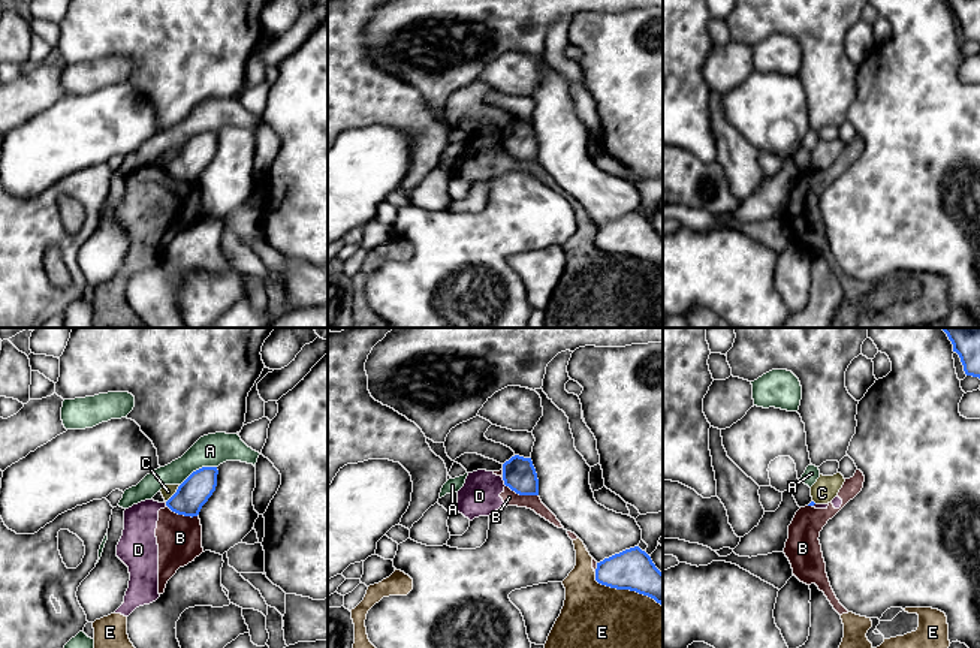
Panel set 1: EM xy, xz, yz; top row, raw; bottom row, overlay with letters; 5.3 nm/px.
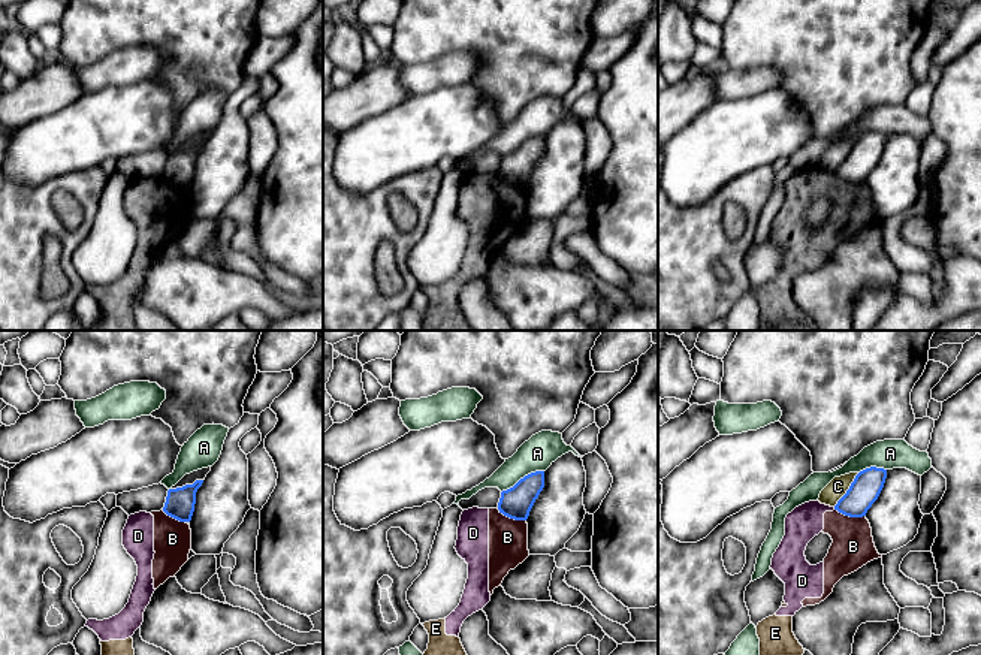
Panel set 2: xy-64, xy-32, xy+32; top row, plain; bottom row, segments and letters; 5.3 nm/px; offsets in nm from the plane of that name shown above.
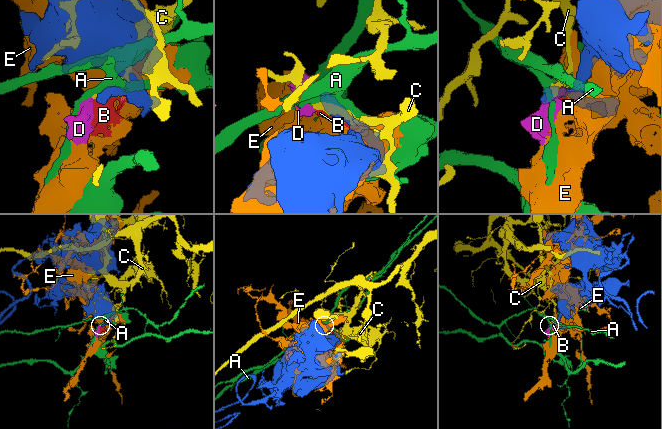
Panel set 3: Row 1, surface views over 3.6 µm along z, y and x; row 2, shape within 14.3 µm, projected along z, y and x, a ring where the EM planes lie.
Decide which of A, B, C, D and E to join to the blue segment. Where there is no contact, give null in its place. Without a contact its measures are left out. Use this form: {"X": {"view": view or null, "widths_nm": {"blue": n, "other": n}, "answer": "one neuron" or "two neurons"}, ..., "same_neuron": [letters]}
{"A": {"view": "xy", "widths_nm": {"blue": 170, "other": 180}, "answer": "two neurons"}, "B": {"view": "xz", "widths_nm": {"blue": 180, "other": 80}, "answer": "two neurons"}, "C": {"view": "xy", "widths_nm": {"blue": 170, "other": 70}, "answer": "two neurons"}, "D": {"view": "xz", "widths_nm": {"blue": 180, "other": 200}, "answer": "two neurons"}, "E": {"view": "xz", "widths_nm": {"blue": 220, "other": 480}, "answer": "two neurons"}, "same_neuron": []}

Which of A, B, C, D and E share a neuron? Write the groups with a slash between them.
A / B D E / C

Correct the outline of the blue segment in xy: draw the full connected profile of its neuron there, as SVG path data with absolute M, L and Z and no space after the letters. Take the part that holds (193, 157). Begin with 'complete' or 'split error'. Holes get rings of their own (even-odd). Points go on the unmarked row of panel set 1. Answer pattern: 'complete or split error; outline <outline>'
complete; outline M202 132L193 136L166 166L166 171L184 181L197 181L217 151L217 132Z

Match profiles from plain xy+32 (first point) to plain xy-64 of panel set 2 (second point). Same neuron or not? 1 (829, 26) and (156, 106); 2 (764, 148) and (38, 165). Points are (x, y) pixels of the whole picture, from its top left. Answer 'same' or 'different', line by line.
1: different
2: same

